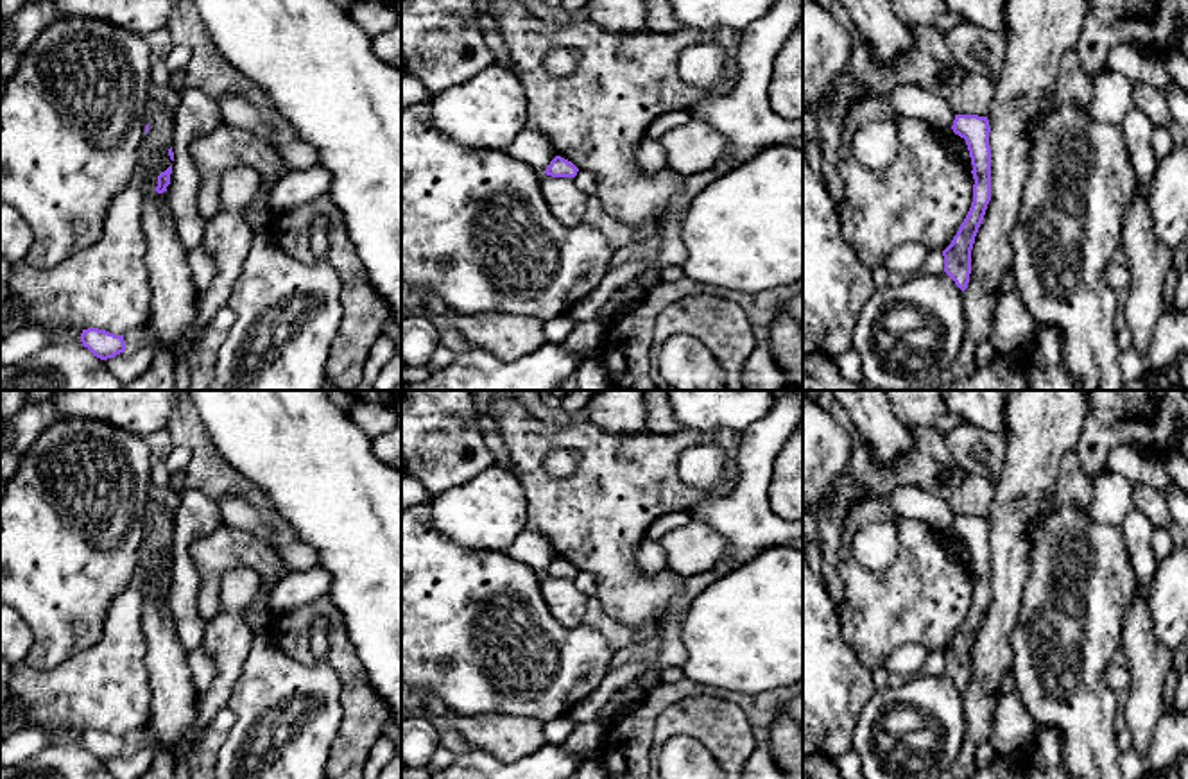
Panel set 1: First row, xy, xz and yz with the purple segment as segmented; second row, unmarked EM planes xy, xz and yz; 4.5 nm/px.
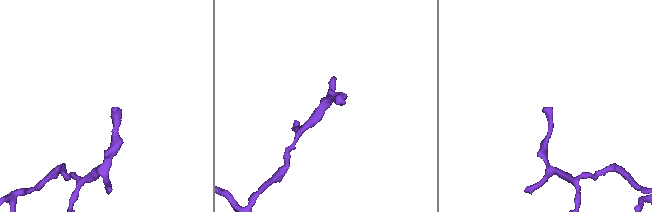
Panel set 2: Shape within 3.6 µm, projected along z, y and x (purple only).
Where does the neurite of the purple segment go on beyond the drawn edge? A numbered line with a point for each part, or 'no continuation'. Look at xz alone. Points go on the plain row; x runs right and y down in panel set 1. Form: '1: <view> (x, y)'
no continuation

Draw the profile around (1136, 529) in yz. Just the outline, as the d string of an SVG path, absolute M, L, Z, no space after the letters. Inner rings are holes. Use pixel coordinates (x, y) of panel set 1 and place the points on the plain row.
M1136 507L1127 514L1120 530L1123 534L1131 564L1136 577L1136 589L1149 591L1154 580L1156 555L1152 552L1152 521Z

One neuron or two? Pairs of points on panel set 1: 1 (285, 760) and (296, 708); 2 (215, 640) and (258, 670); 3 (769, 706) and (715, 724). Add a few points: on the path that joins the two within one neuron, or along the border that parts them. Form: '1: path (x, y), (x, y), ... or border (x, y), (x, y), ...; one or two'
1: path (285, 747), (287, 720); one
2: border (257, 631), (230, 701); two
3: border (705, 697), (726, 699), (746, 717), (751, 754); two

